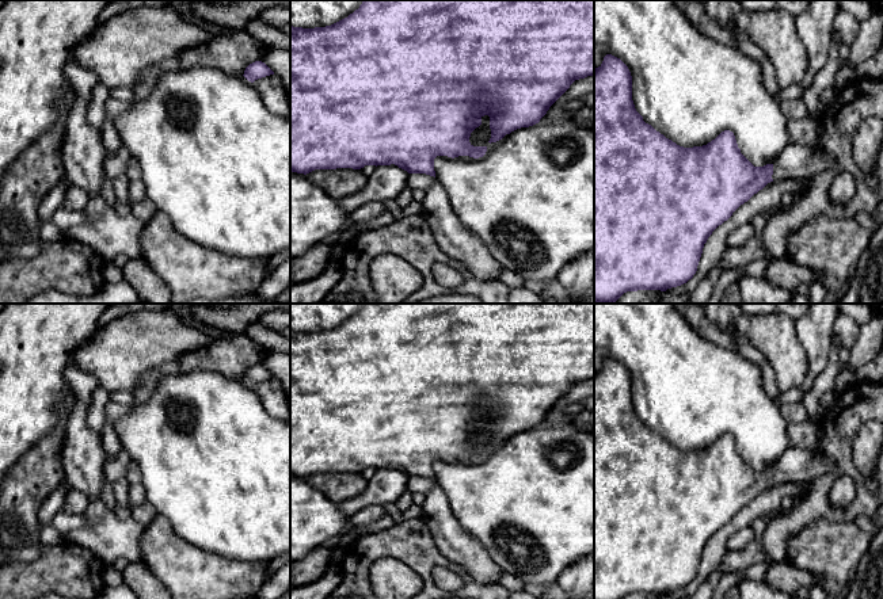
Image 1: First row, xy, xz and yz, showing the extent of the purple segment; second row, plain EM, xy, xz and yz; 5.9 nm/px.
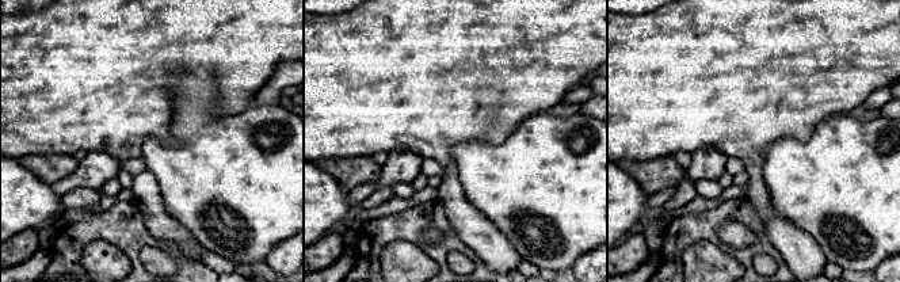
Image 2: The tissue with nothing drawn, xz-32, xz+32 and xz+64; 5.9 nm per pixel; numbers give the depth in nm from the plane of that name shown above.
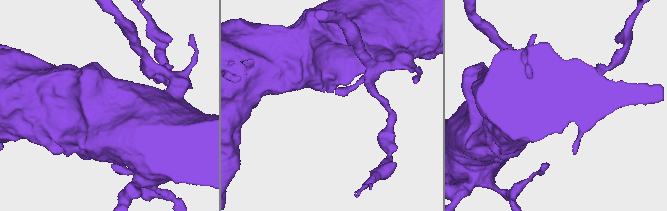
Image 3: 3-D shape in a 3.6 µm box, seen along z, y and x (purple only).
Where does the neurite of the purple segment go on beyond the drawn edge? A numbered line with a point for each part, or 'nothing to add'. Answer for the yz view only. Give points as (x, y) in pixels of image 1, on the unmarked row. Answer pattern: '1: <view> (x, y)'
1: yz (796, 465)

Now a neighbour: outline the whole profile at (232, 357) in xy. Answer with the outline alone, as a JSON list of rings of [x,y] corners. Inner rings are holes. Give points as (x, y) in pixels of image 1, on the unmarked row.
[[[233,332],[228,339],[214,337],[208,346],[183,354],[178,360],[180,373],[214,371],[228,378],[243,379],[246,371],[260,365],[266,348],[247,333]]]

